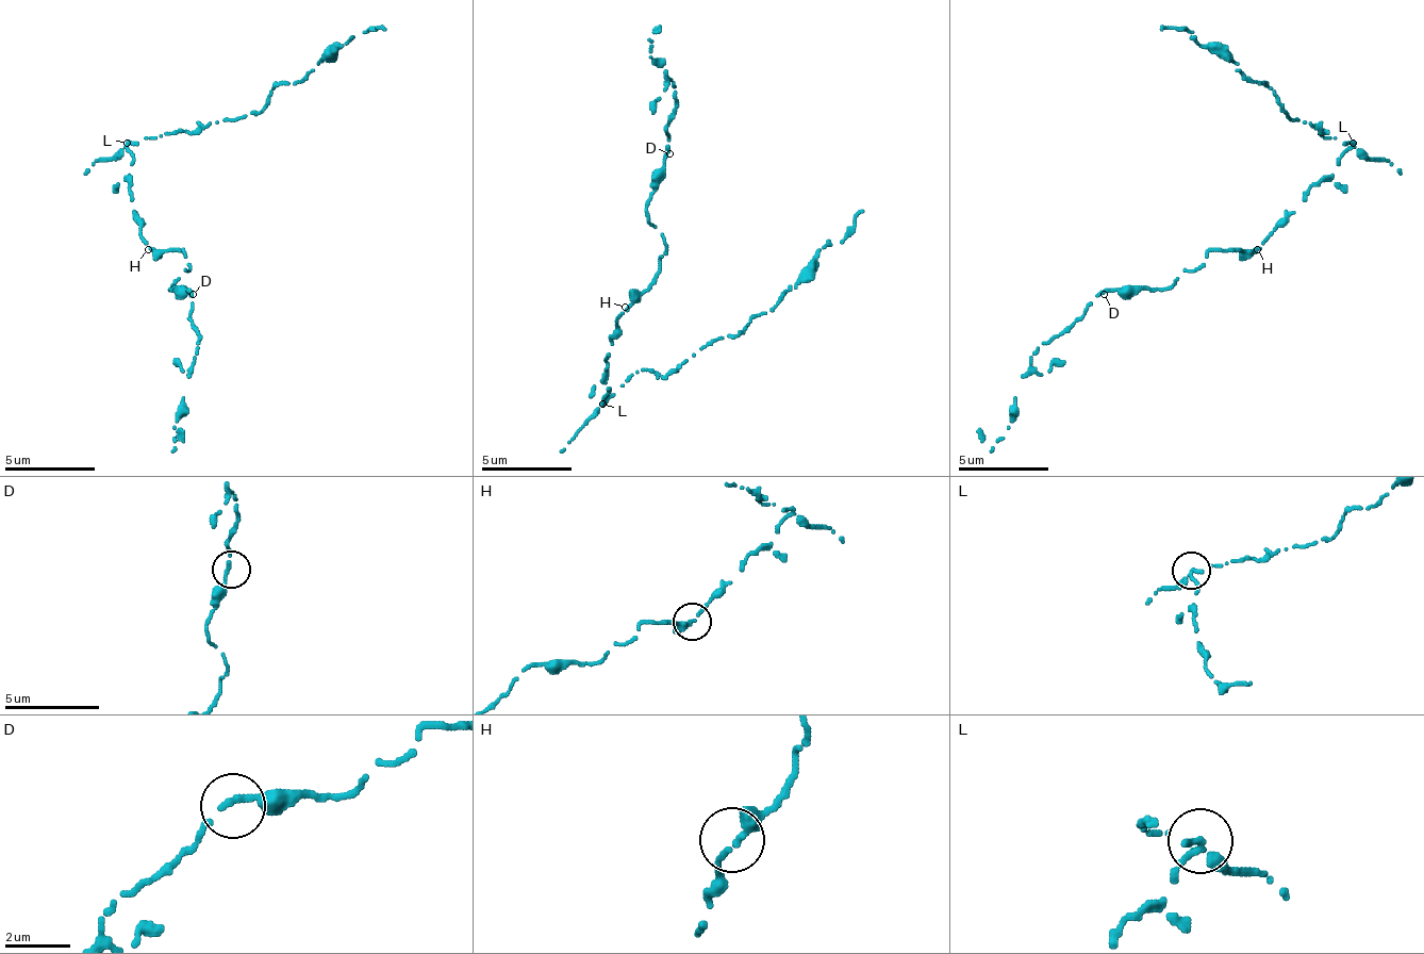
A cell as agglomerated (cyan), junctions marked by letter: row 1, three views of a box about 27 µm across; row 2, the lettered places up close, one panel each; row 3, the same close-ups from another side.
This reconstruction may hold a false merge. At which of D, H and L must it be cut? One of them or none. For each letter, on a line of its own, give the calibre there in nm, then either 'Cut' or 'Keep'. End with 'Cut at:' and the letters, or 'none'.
D: Thickness 190 nm. Keep
H: Thickness 200 nm. Keep
L: Thickness 200 nm. Cut
Cut at: L

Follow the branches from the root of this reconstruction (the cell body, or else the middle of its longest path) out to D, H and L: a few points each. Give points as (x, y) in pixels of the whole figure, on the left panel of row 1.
D: (139, 223), (139, 235), (152, 249), (184, 249), (188, 272), (180, 276), (170, 290), (188, 290), (193, 294)
H: (139, 223), (139, 235), (148, 249)
L: (139, 223), (134, 200), (130, 195), (130, 164), (134, 159), (126, 141)

